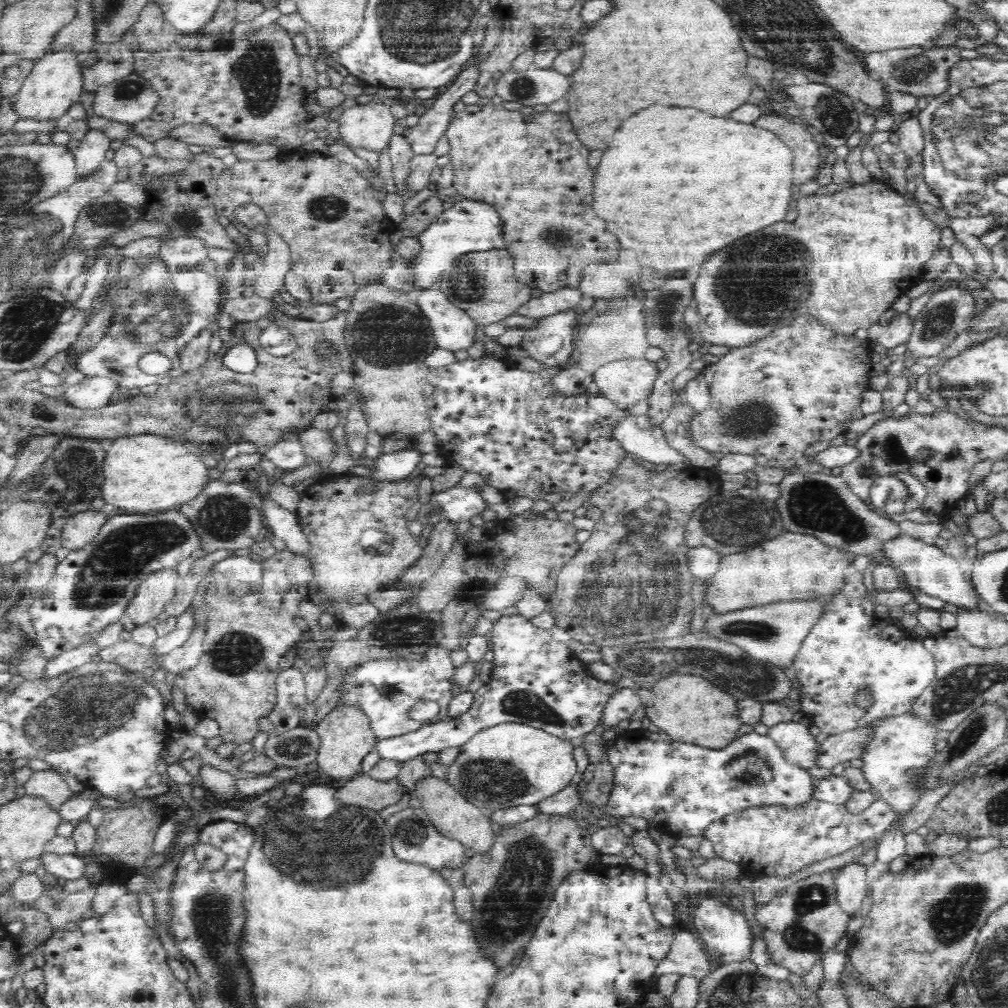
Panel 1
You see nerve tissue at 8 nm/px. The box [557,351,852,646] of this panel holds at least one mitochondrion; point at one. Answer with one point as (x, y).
(738, 521)

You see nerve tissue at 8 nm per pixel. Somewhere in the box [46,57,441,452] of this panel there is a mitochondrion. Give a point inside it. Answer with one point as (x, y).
(159, 314)

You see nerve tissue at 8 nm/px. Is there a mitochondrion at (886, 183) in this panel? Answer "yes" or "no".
no

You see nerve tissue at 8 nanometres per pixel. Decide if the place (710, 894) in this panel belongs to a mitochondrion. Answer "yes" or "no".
no

